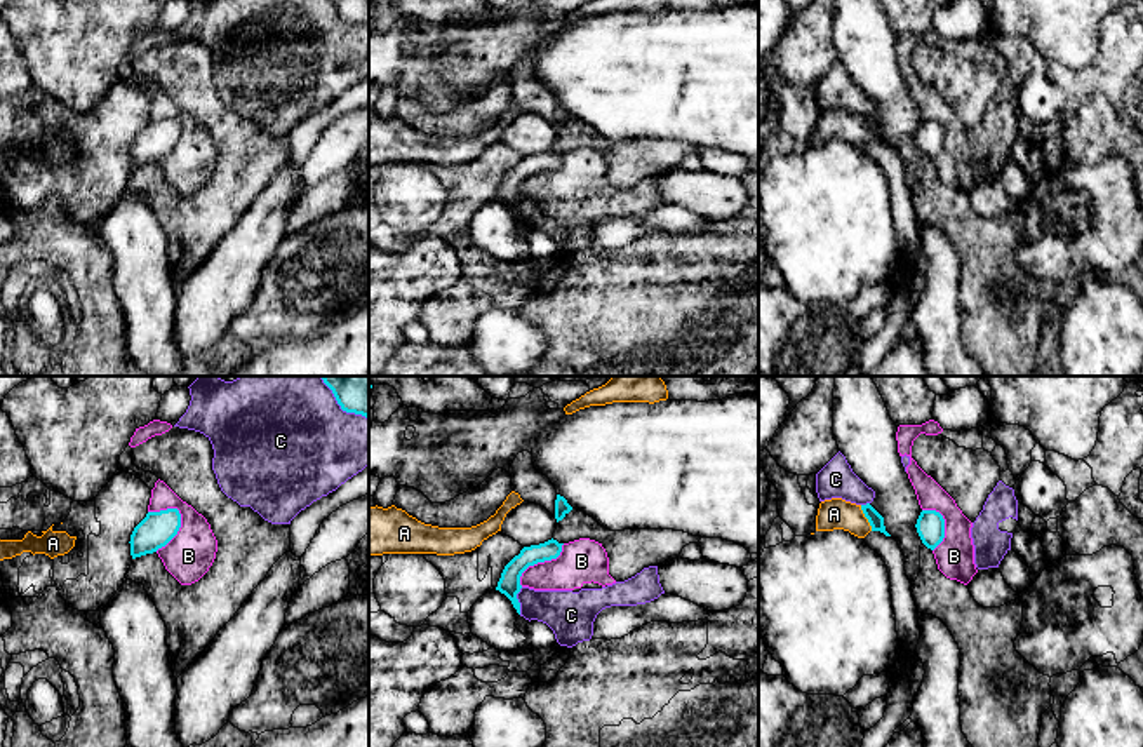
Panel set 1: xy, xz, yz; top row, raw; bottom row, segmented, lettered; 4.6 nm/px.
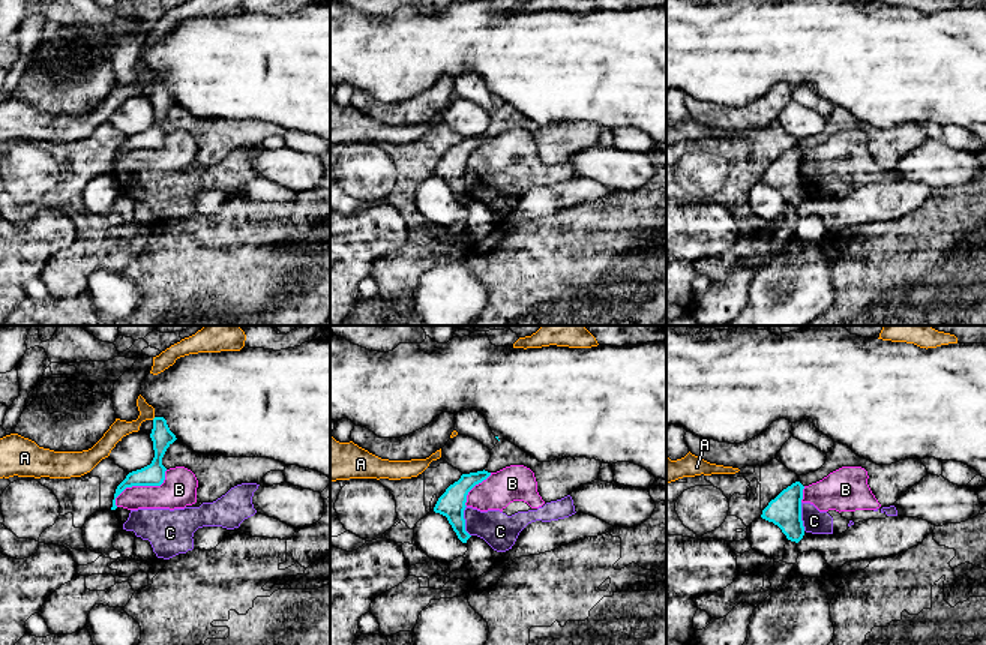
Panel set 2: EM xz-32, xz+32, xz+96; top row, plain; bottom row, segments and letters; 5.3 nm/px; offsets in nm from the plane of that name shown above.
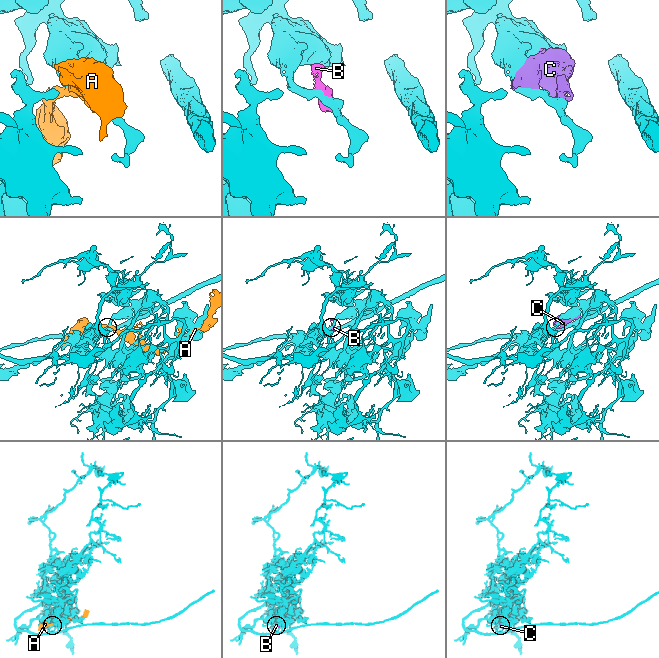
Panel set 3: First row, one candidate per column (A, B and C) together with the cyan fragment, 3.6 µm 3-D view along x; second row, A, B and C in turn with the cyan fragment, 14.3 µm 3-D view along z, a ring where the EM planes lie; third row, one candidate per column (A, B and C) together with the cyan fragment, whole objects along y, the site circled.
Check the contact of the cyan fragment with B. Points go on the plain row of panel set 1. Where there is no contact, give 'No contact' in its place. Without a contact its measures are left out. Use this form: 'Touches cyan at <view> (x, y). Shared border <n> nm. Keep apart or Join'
Touches cyan at xy (178, 140). Shared border 220 nm. Keep apart

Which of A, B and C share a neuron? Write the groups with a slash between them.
A / B C

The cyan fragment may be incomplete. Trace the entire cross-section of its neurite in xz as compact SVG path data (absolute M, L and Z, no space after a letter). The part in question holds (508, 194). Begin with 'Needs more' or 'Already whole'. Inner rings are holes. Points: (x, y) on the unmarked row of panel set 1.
Already whole. M548 150L539 155L524 157L518 165L515 165L503 179L501 188L498 192L496 200L505 204L517 223L520 225L520 212L517 209L517 204L520 202L520 186L522 183L538 172L557 169L562 162L562 155L557 150Z

